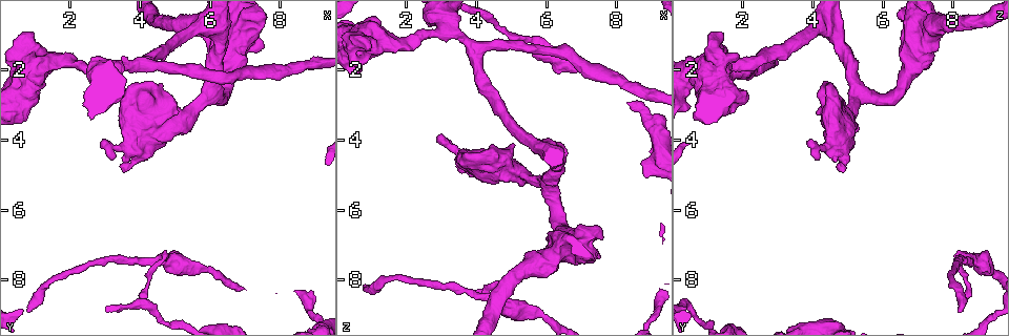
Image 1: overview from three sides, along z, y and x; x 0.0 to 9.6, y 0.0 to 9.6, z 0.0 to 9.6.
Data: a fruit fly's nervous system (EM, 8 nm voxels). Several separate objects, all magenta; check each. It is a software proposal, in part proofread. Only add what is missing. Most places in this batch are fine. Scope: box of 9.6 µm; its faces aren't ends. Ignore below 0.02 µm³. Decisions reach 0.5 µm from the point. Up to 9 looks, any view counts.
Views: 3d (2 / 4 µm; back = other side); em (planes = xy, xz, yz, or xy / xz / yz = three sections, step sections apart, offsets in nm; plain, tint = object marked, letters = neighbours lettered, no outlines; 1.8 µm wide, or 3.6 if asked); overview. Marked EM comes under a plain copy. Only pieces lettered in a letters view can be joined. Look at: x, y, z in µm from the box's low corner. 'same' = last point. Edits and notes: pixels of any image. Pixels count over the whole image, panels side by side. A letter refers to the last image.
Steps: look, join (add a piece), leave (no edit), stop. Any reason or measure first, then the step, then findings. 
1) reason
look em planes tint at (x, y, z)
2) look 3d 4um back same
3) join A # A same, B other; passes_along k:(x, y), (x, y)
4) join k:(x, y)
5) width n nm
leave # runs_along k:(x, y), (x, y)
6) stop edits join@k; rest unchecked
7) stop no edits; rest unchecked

branch stops here
look em planes letters at (4.15, 8.55, 8.35)

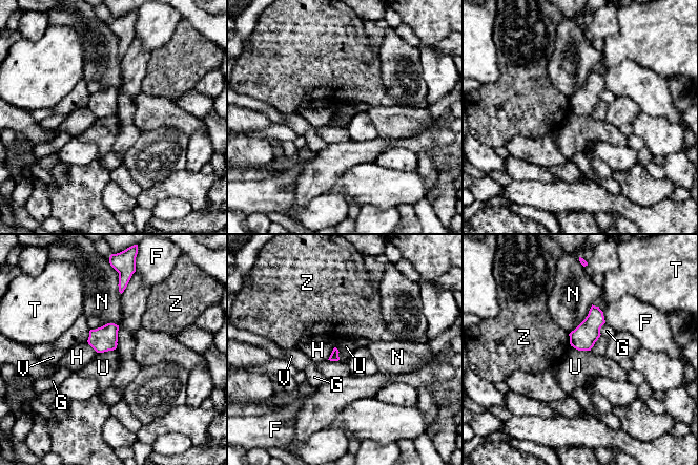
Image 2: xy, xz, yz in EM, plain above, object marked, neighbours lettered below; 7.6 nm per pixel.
leave # F other, G other, H other, N other, T other, U other, V other, Z other; border 2:(335, 346), (339, 359), (332, 361); no lettered piece goes on from it

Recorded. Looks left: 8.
end of a long branch
look 3d 2um at (0.80, 8.90, 8.20)

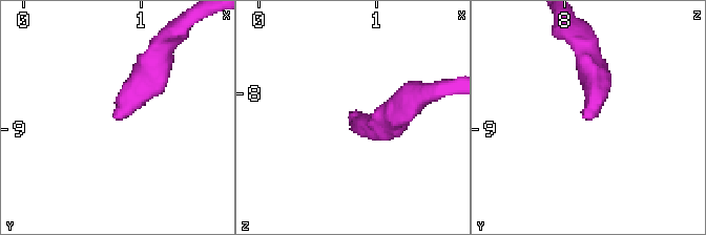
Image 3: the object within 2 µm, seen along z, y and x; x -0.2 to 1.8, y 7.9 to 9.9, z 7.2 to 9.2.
look em xy step 8 tint at (0.80, 8.90, 8.18)

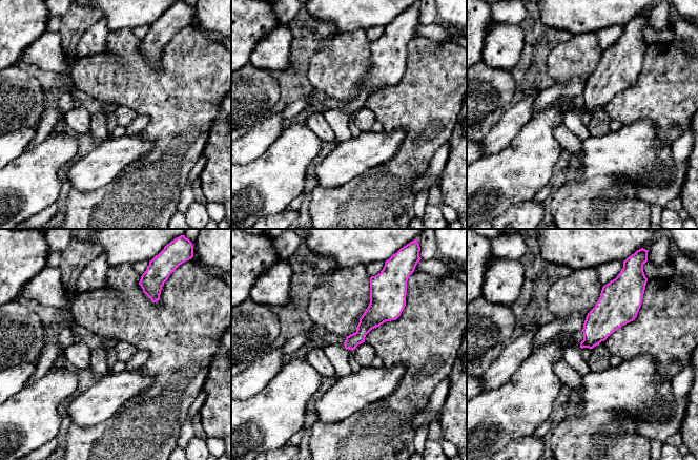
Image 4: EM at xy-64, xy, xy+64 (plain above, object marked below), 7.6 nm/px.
look em planes letters same

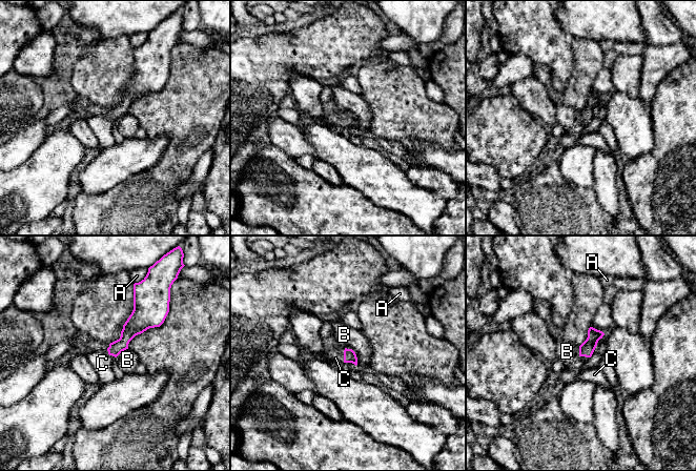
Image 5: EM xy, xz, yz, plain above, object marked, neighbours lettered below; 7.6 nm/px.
join C # A other, B other, C same; passes_along 5:(349, 355), (344, 355), (333, 354); it goes on there

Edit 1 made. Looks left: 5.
branch stops here
look em planes letters at (5.05, 3.20, 4.10)

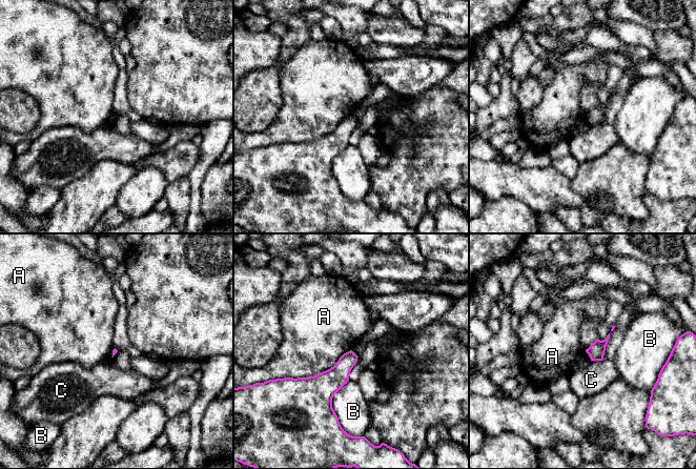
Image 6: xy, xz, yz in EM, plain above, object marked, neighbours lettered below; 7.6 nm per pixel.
leave # A other, B other, C other; no lettered piece goes on from it

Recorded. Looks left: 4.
thick end
look em planes letters at (0.60, 1.60, 1.95)

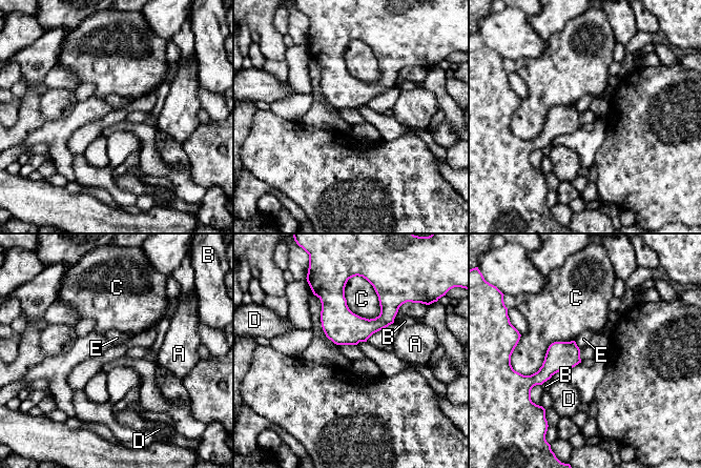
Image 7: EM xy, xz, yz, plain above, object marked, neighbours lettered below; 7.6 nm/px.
longest_contact C 380 nm
leave # A other, B other, C other, D other, E other; border 7:(574, 341), (580, 349); no lettered piece goes on from it

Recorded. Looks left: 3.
stop edits join@5; rest unchecked

